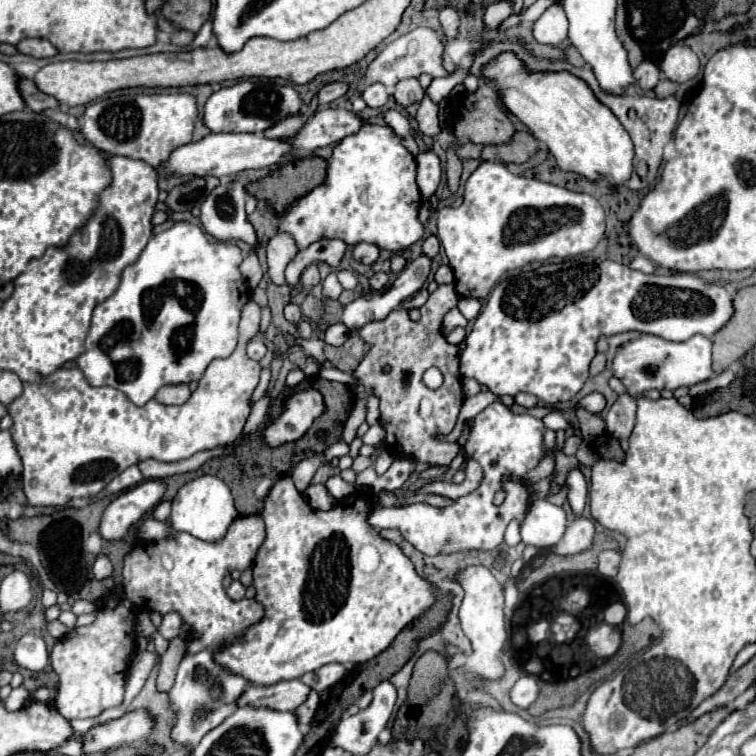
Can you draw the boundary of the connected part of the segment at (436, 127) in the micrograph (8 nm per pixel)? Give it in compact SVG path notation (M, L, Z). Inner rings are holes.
M424 96L424 100L420 102L416 122L418 122L418 130L428 136L436 136L442 130L438 118L438 104L434 104L428 96Z

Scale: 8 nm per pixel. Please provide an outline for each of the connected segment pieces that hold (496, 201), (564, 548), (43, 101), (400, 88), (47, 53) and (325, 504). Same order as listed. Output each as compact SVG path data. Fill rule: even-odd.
M482 162L464 186L464 202L458 208L442 208L438 216L438 240L444 246L456 276L456 292L460 298L474 296L484 300L498 278L512 268L548 258L566 258L590 252L604 236L604 210L590 194L570 192L566 188L510 174L500 162Z
M578 516L572 524L568 524L566 534L552 550L562 556L572 556L582 550L588 550L592 544L592 538L594 538L594 522L584 516Z
M20 78L20 92L22 92L26 106L32 112L40 112L46 108L60 108L60 102L54 96L40 92L40 88L36 88L36 84L30 78Z
M408 78L408 80L400 80L396 84L396 90L394 90L394 98L400 106L410 106L414 102L420 102L424 96L424 90L420 88L418 80L416 78Z
M26 38L16 46L22 54L34 56L34 58L52 58L58 54L56 46L52 46L48 40L44 38Z
M322 484L308 486L308 490L304 492L304 496L308 498L308 504L312 508L316 508L316 510L330 510L336 504L336 498L332 498Z

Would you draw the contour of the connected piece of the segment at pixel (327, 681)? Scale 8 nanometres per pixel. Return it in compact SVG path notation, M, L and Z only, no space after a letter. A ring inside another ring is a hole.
M326 664L314 672L308 672L302 676L302 682L308 684L312 690L322 692L324 688L334 686L342 676L346 674L346 668L342 664Z

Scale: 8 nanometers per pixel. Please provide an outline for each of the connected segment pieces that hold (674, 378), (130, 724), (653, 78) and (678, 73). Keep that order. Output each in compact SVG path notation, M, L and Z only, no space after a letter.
M642 334L634 342L626 342L614 358L614 376L618 376L632 396L644 390L676 390L682 386L694 386L710 378L710 338L692 336L686 342L670 342L660 336Z
M144 710L128 712L122 718L96 724L88 734L84 734L84 754L110 750L122 744L132 744L144 740L150 734L152 720Z
M644 60L644 62L640 62L638 68L634 68L634 78L642 90L652 90L656 86L656 82L660 80L660 70L654 62Z
M684 44L672 46L672 48L664 54L664 58L662 58L662 62L660 62L662 74L664 74L668 80L678 82L678 84L692 80L692 78L698 74L698 68L700 68L698 56L696 56L688 46L684 46Z

